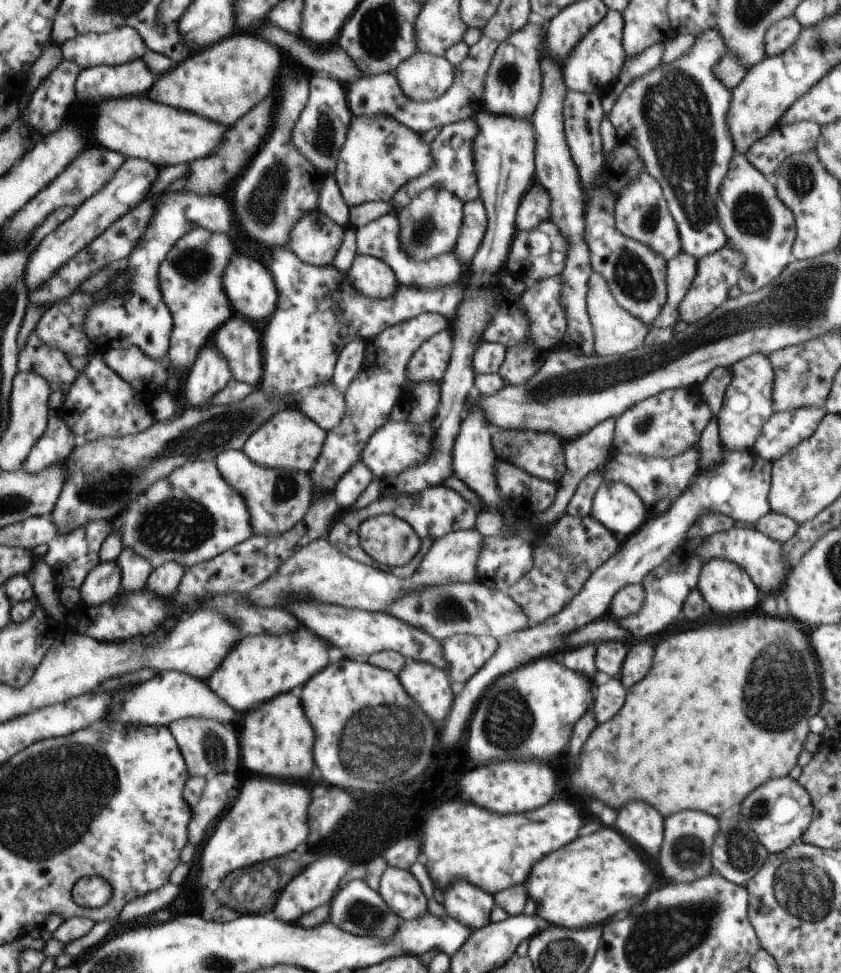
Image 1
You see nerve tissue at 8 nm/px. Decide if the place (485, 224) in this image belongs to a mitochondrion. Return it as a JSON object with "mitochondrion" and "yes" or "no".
{"mitochondrion":"no"}

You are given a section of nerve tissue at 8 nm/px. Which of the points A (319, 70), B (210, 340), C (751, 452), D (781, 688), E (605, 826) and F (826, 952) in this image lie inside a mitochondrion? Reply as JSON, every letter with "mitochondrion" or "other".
{"A":"other","B":"other","C":"other","D":"mitochondrion","E":"other","F":"other"}

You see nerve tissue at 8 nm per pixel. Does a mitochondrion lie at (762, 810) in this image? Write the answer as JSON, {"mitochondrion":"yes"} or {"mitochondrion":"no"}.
{"mitochondrion":"yes"}

